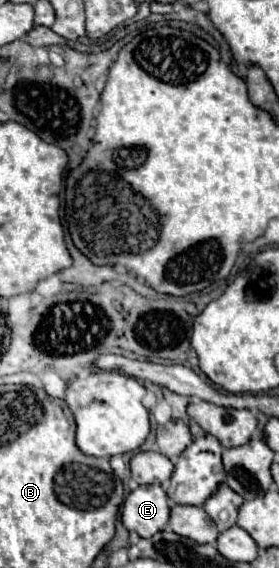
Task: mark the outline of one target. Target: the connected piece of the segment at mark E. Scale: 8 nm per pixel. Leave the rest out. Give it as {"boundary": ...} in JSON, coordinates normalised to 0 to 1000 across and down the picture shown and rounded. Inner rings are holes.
{"boundary":[[[516,852],[473,863],[437,887],[437,923],[509,947],[588,933],[609,912],[602,873],[573,852]]]}

